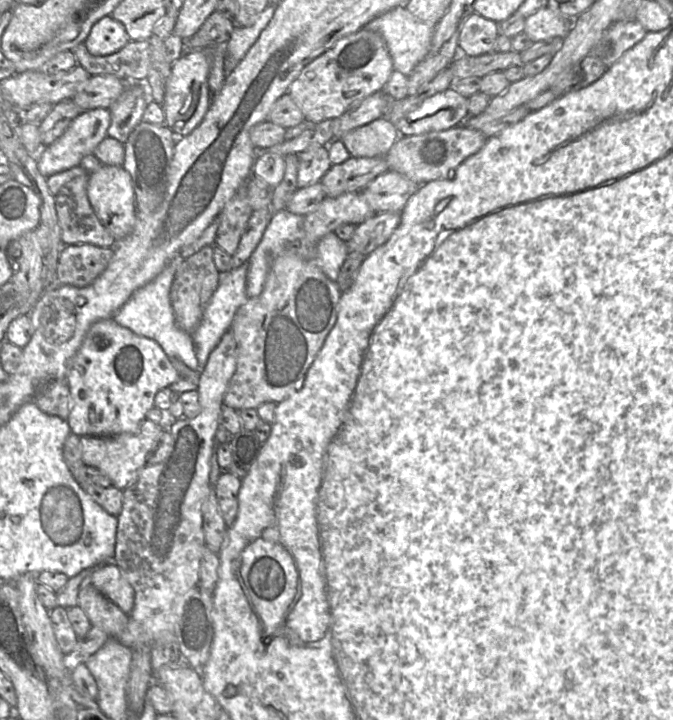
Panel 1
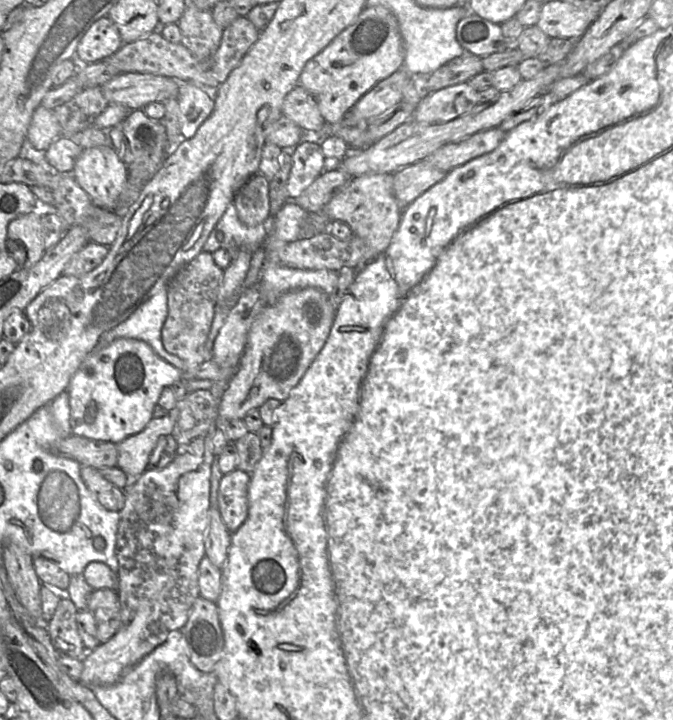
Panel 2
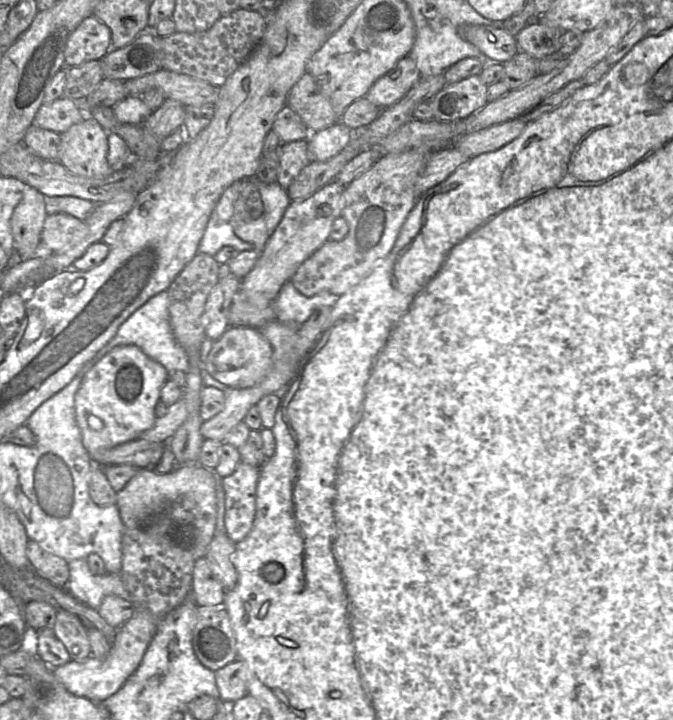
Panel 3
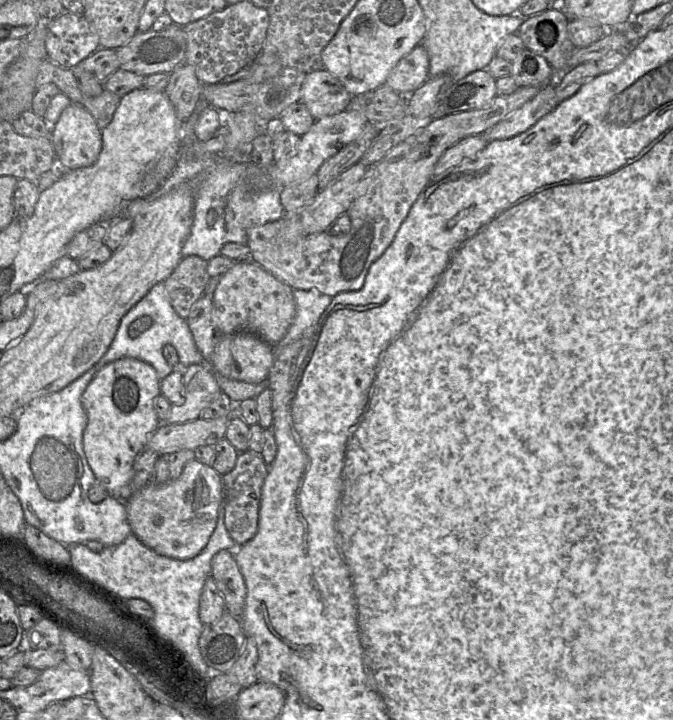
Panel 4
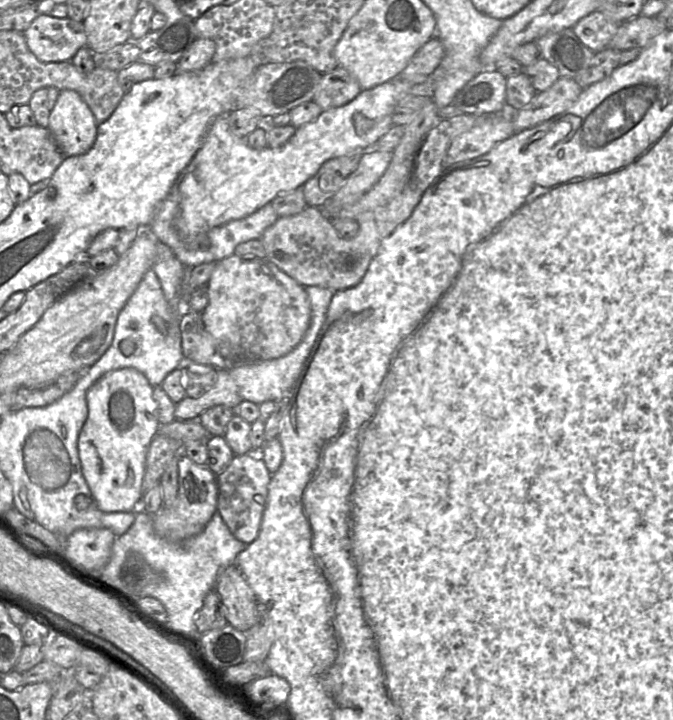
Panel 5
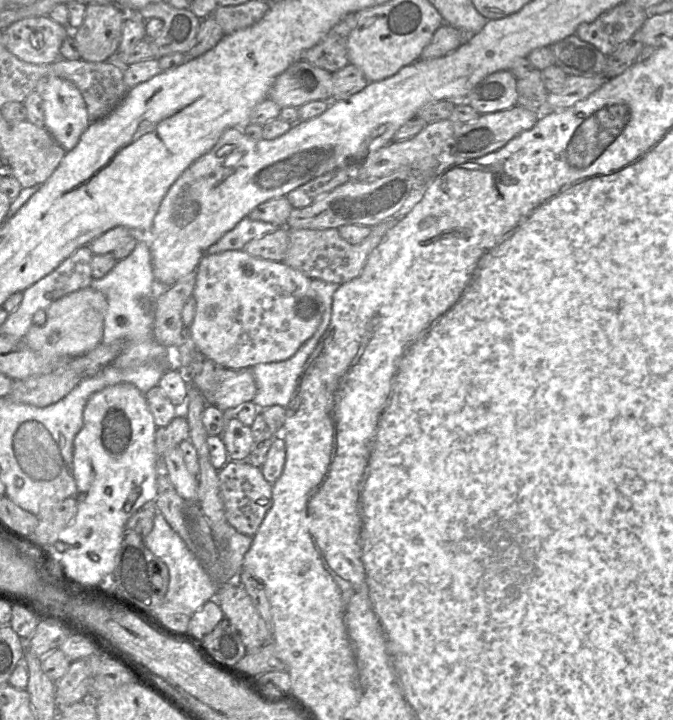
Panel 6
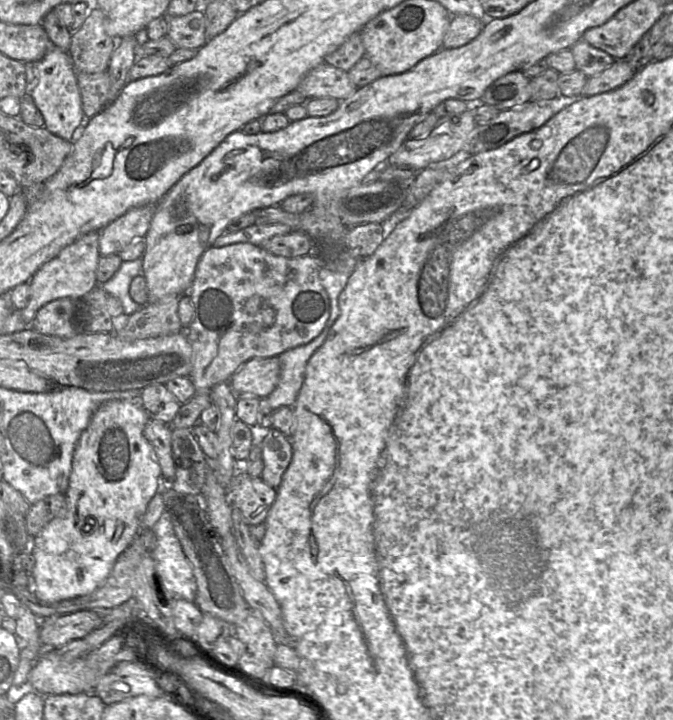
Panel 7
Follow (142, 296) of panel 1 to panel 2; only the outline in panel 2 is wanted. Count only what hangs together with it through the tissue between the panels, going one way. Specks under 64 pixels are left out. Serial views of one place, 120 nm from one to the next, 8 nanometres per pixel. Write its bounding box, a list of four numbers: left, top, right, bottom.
[93,287,185,370]

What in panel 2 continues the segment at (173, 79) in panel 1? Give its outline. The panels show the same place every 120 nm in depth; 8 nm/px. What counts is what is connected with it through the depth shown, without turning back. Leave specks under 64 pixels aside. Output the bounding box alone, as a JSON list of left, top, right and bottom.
[177,82,213,139]

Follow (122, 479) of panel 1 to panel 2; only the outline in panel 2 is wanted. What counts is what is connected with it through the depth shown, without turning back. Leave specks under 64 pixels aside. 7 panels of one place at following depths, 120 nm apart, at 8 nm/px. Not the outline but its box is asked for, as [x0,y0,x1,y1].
[117,408,177,480]

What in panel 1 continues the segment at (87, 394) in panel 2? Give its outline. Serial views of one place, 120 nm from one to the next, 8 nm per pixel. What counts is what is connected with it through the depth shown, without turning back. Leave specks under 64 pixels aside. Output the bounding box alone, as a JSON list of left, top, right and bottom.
[66,317,181,437]

